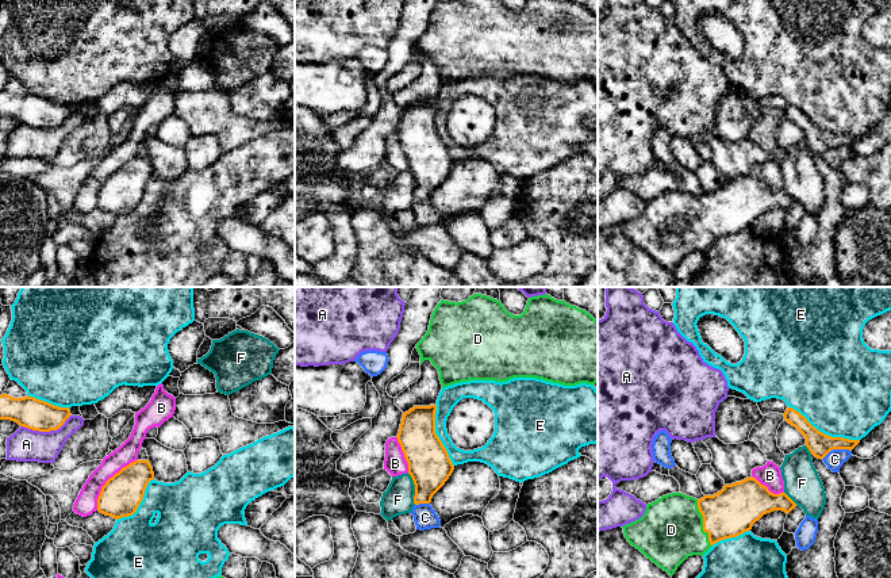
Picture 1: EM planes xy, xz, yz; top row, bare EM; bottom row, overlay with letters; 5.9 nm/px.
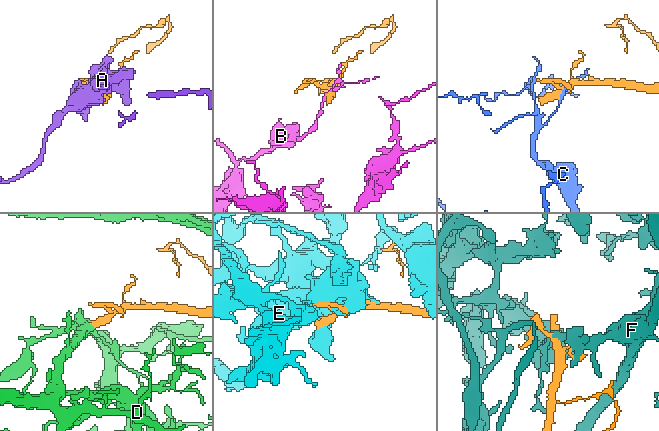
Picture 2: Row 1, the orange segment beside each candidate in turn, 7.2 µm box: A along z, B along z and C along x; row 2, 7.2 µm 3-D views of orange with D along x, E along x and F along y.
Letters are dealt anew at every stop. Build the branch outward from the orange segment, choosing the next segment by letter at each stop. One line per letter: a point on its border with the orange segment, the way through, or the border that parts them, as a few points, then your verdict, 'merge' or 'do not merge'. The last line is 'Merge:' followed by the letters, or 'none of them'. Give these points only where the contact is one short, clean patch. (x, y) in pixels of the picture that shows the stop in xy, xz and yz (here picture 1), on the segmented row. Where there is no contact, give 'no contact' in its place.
A: xy (46, 431) | do not merge
B: xy (107, 481) | do not merge
C: yz (836, 448) | do not merge
D: yz (703, 523) | across yz (733, 510), (703, 523), (671, 529) | merge
E: yz (824, 433) | do not merge
F: xz (415, 489) | do not merge
Merge: D

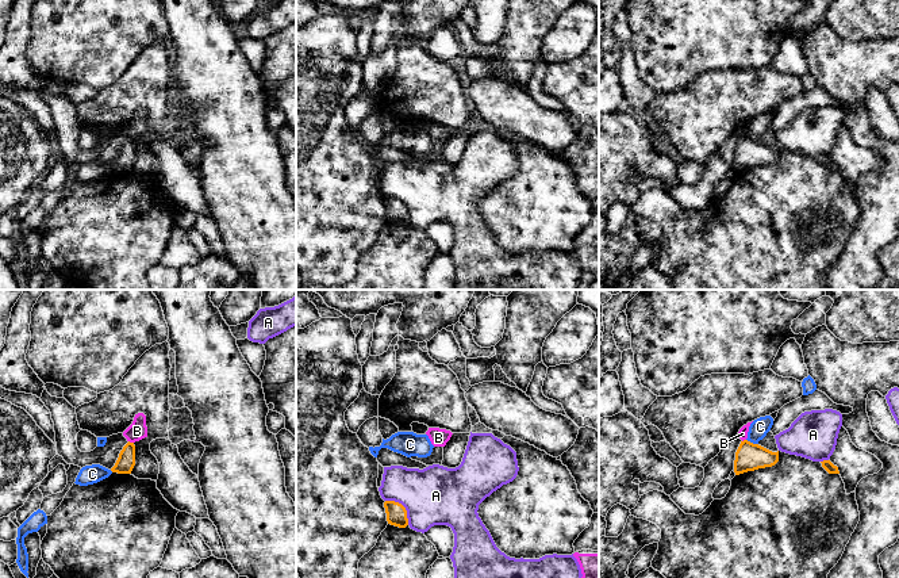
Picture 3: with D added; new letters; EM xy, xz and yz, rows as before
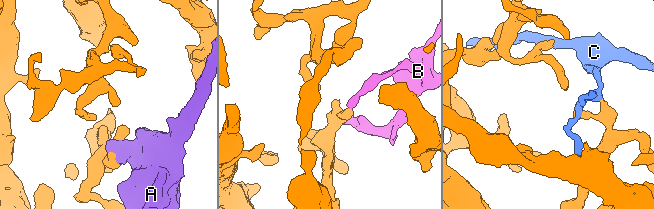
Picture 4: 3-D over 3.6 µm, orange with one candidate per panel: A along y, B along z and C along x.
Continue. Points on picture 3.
A: xz (403, 506) | do not merge
B: xy (131, 443) | do not merge
C: yz (752, 443) | do not merge
Merge: none of them

